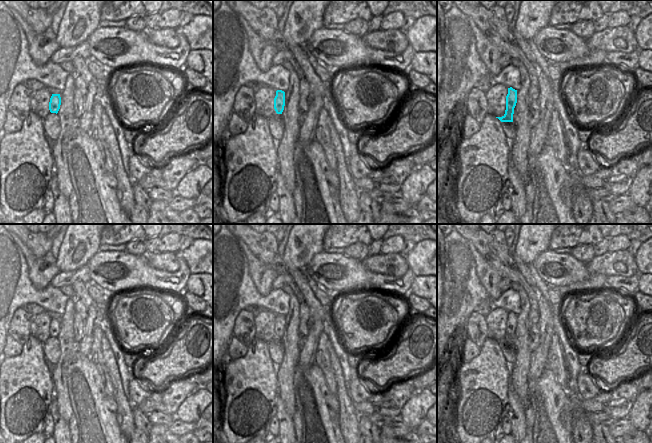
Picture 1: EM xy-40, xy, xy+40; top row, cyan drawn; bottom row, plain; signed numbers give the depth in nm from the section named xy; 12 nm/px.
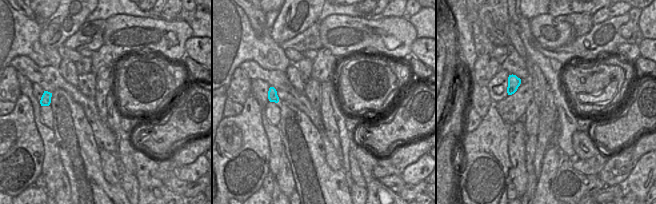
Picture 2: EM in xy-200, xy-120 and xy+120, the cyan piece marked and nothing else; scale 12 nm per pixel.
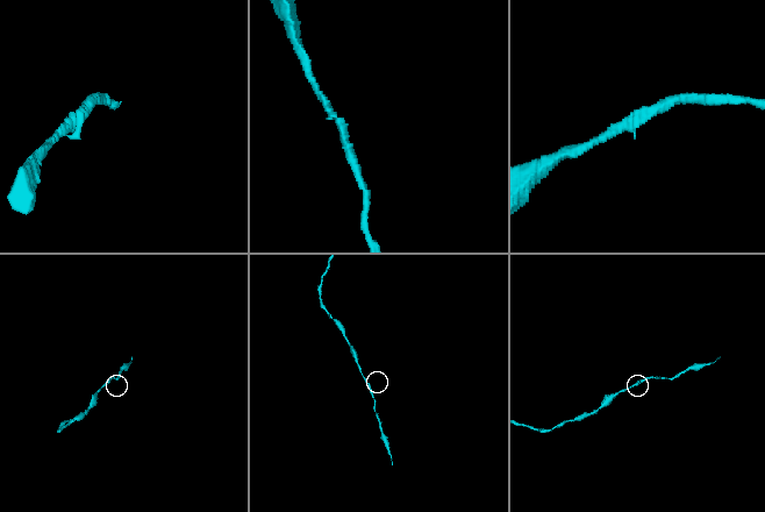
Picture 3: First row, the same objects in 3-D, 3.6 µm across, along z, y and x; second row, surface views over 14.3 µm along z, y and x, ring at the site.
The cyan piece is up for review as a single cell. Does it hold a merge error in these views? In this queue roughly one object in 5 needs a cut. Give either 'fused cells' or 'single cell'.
single cell

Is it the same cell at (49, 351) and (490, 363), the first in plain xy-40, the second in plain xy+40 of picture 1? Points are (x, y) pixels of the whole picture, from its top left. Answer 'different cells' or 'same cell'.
different cells

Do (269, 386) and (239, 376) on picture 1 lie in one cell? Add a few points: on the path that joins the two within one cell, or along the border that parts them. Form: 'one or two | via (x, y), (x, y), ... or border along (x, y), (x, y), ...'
one | via (262, 386), (255, 386), (246, 378)

